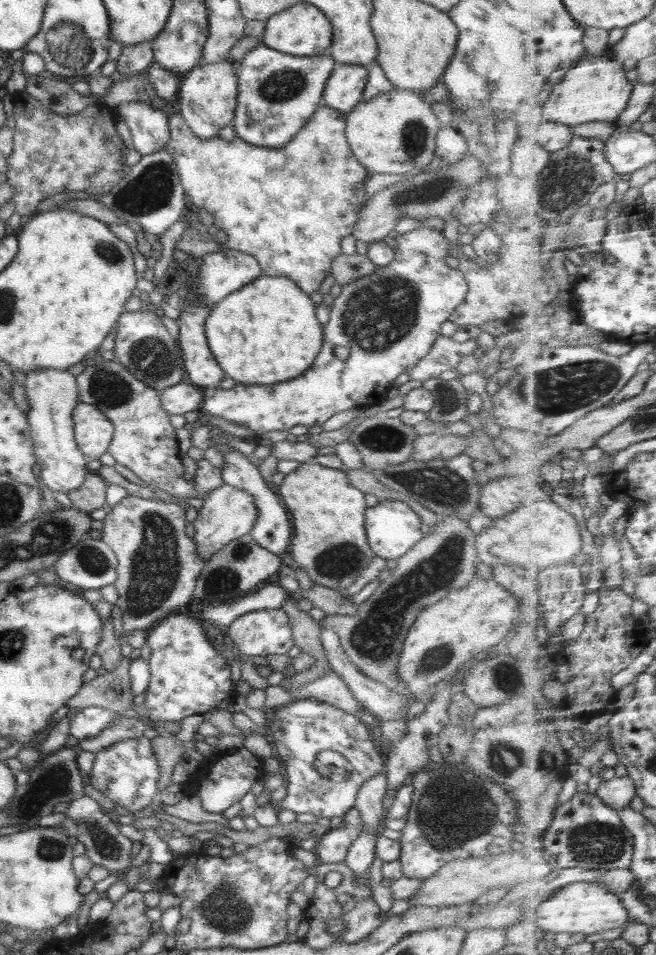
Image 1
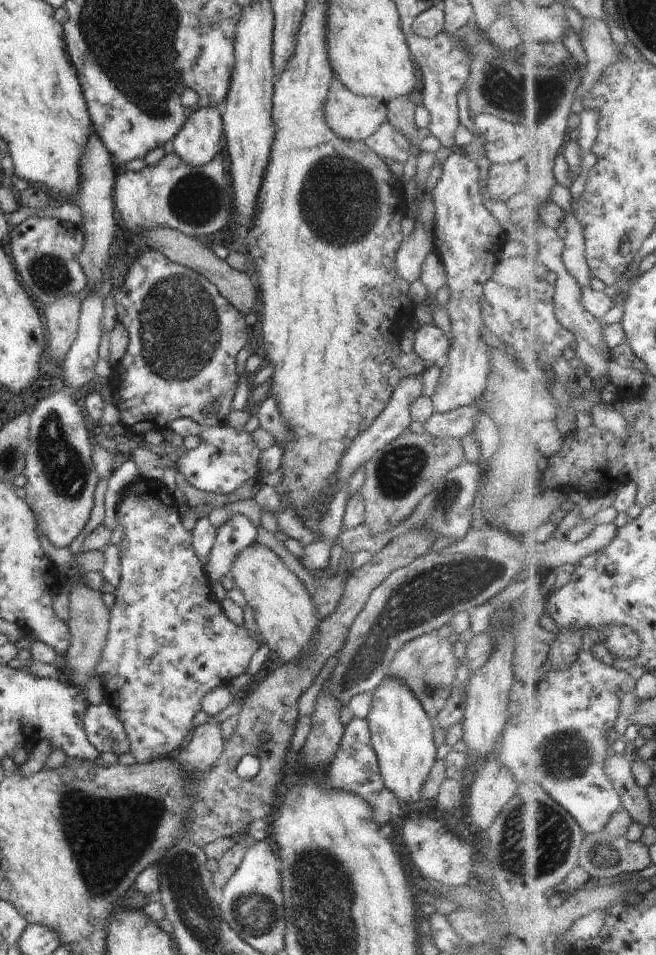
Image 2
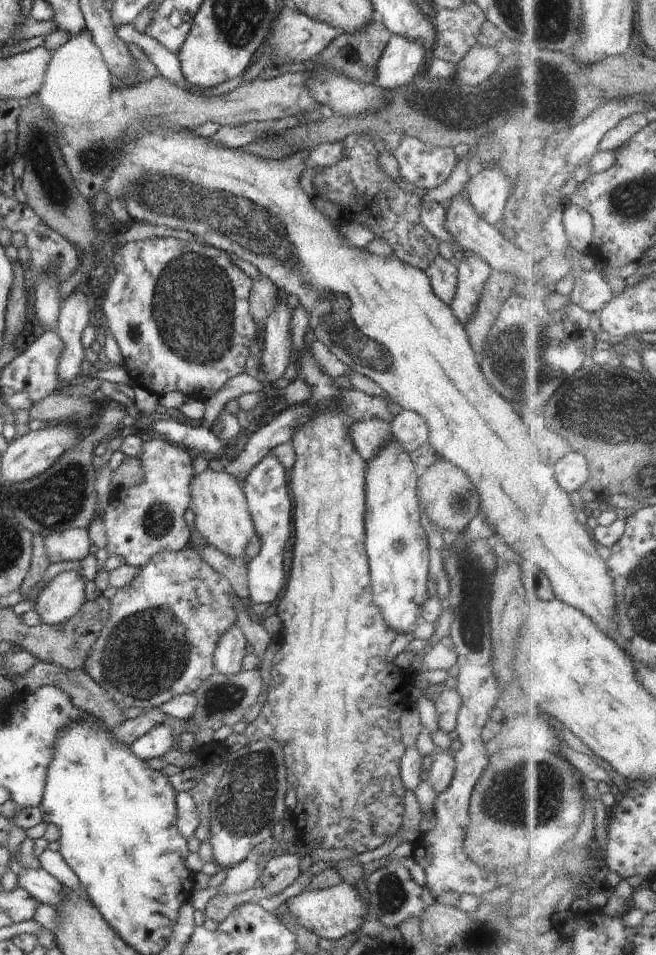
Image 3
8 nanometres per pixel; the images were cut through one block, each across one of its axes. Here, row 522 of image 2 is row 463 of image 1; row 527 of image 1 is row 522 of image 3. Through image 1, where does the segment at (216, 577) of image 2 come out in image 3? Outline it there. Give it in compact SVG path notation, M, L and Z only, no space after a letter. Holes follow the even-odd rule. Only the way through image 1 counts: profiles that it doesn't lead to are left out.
M268 454L245 479L242 487L249 512L255 527L255 532L262 542L262 548L257 557L247 564L249 575L249 598L253 604L272 604L278 599L282 588L287 582L284 571L284 548L286 538L290 538L290 520L292 520L292 506L288 497L288 472L280 465L280 462Z

